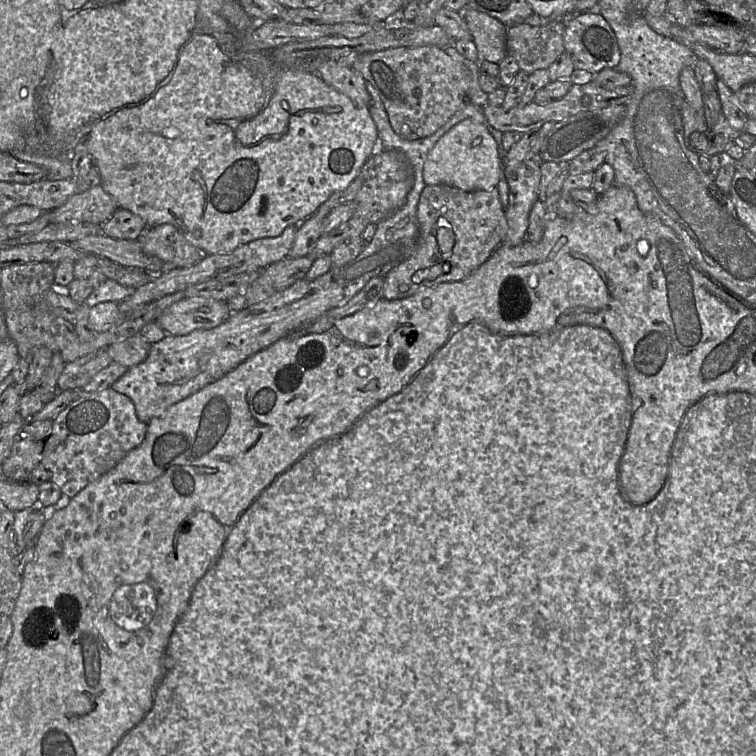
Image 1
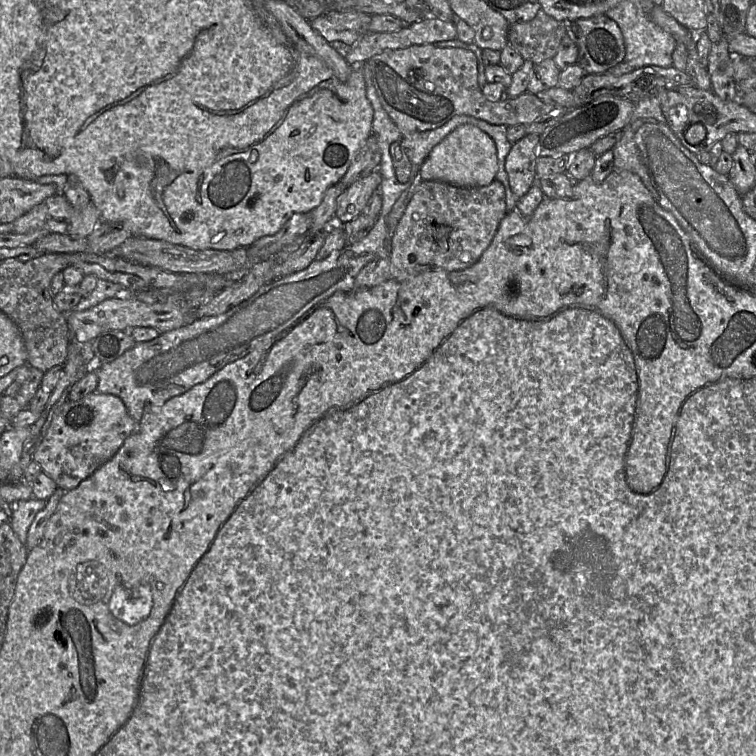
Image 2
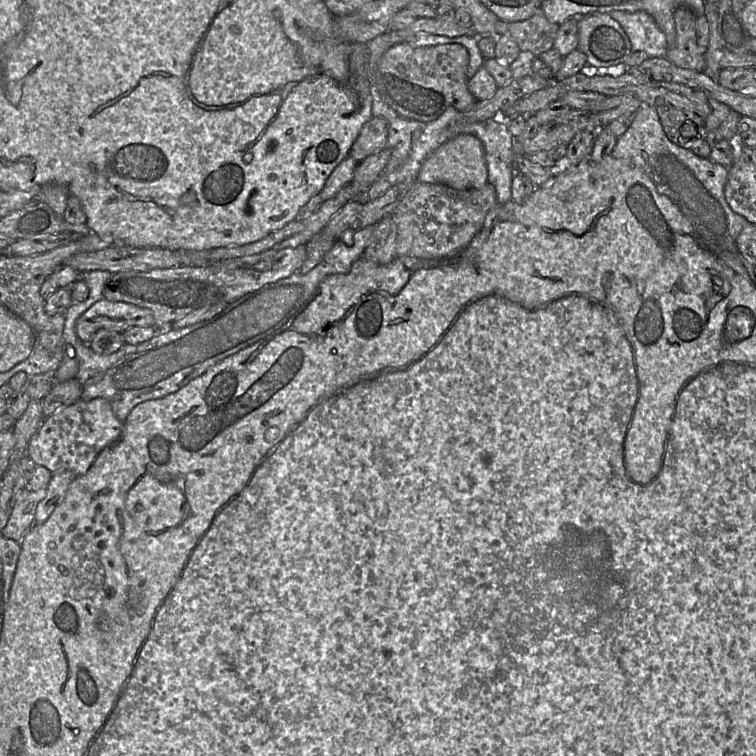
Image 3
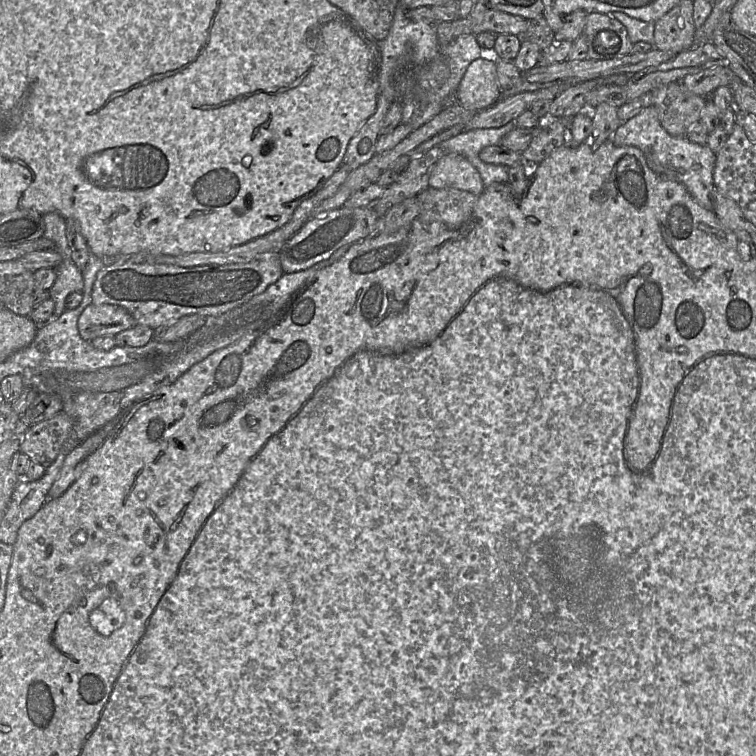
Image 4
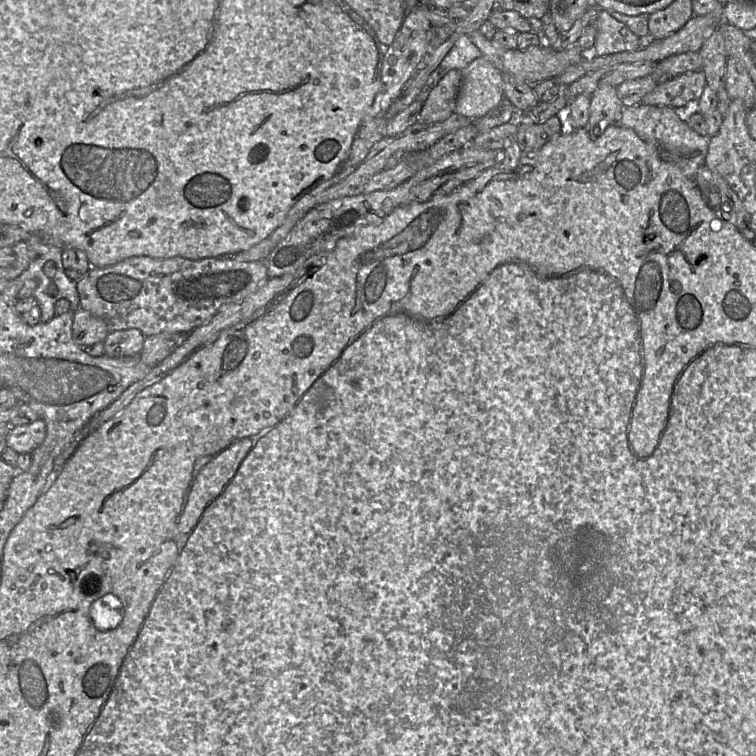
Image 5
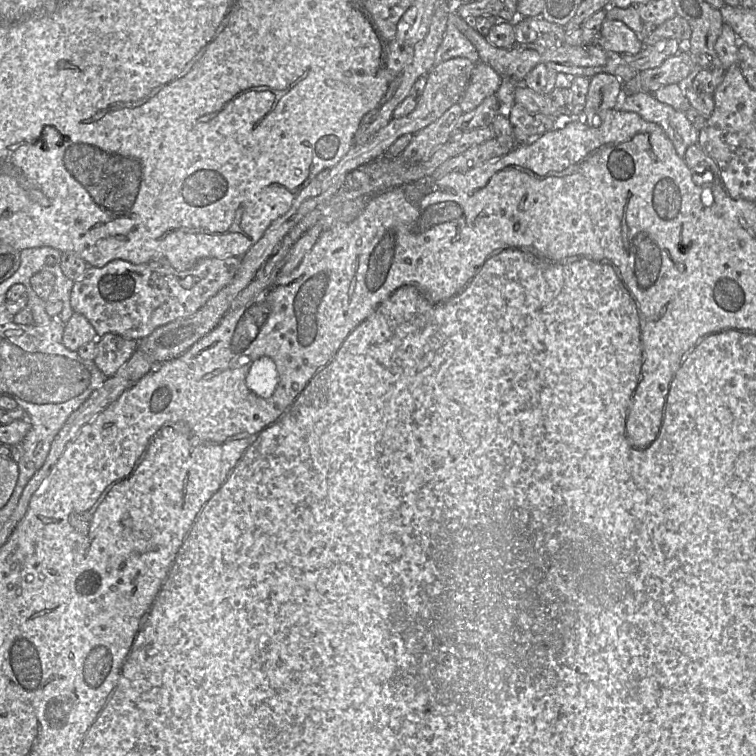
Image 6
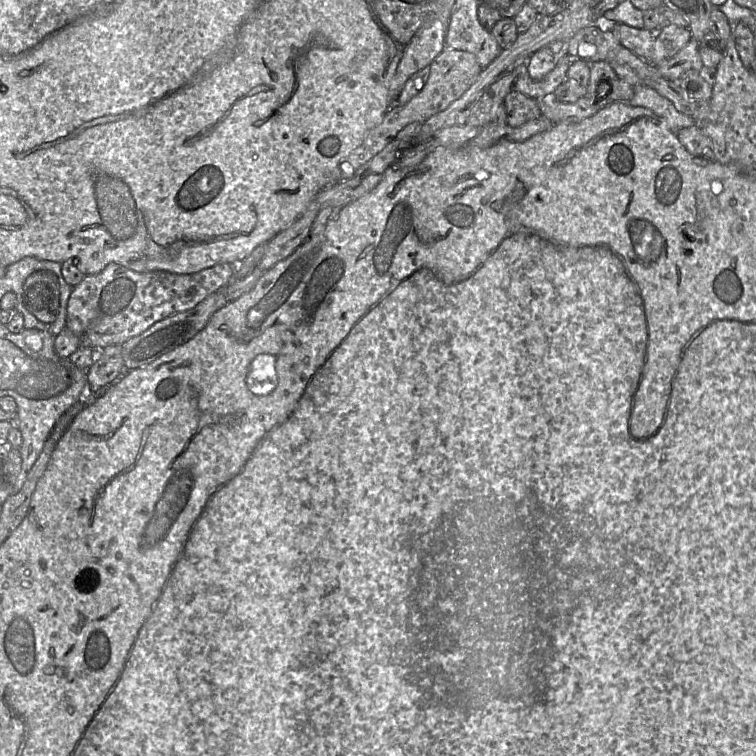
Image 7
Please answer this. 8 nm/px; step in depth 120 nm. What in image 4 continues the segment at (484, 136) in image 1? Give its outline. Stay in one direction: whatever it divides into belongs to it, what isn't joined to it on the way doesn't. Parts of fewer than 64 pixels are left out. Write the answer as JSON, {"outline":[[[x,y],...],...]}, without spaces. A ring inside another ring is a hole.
{"outline":[[[446,153],[434,165],[429,186],[433,188],[454,188],[480,195],[485,190],[478,170],[464,157]]]}

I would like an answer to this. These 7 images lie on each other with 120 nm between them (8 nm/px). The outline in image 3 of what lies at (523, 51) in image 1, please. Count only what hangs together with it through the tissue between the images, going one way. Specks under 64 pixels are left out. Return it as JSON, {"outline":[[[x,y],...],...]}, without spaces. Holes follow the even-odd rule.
{"outline":[[[540,7],[531,18],[520,22],[509,23],[507,35],[517,43],[521,51],[529,51],[536,57],[554,48],[559,26],[558,24],[549,22]]]}

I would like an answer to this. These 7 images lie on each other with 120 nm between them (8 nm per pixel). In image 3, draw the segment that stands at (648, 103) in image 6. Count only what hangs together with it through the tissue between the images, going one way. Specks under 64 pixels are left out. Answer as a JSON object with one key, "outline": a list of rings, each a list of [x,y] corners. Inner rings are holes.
{"outline":[[[642,103],[631,126],[617,138],[611,153],[616,159],[630,160],[654,183],[659,193],[669,197],[697,232],[719,249],[733,249],[740,231],[750,223],[734,212],[725,198],[728,168],[700,158],[690,149],[673,143],[666,135],[656,108]]]}

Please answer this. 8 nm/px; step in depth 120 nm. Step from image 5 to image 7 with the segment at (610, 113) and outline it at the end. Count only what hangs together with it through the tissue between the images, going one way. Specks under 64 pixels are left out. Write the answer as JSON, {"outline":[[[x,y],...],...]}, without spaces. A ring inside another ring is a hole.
{"outline":[[[593,62],[590,64],[590,79],[587,86],[587,93],[584,97],[588,97],[594,101],[598,110],[612,104],[610,83],[617,78],[617,74],[608,62]]]}

